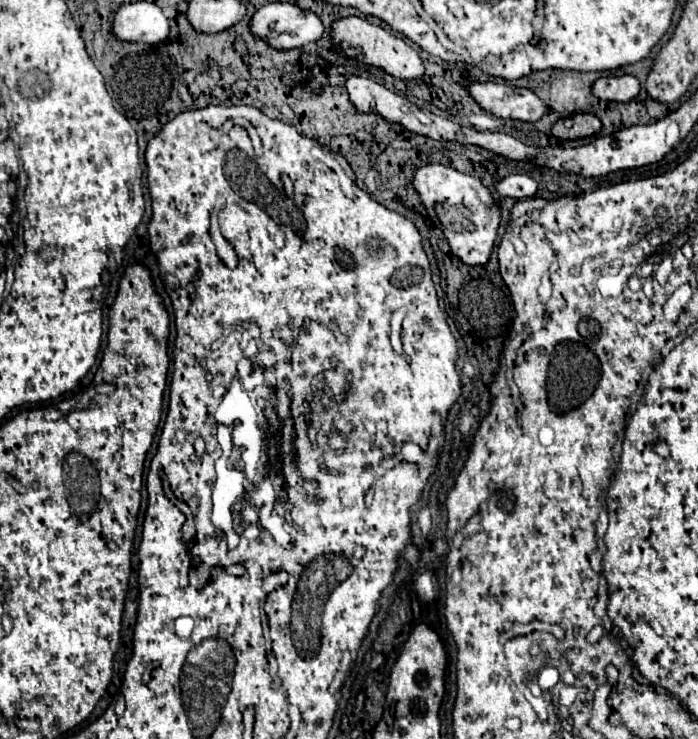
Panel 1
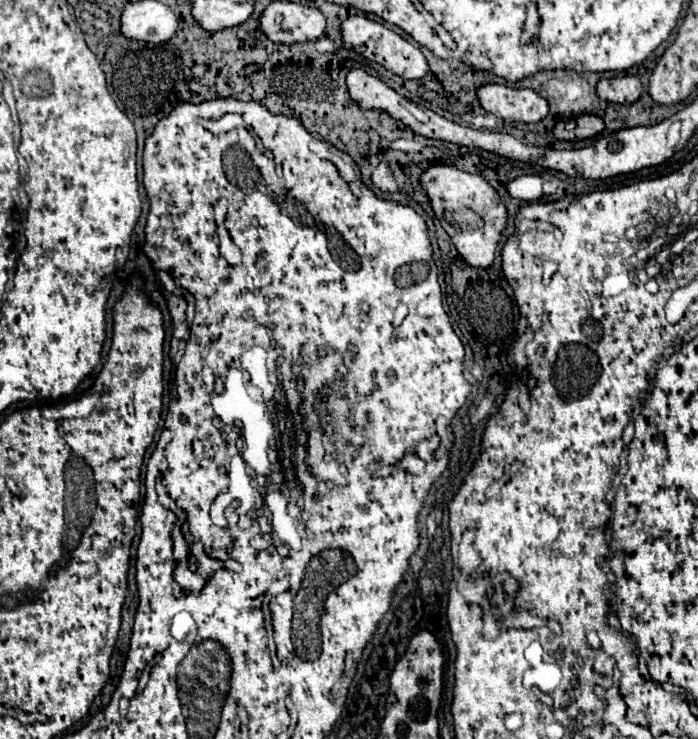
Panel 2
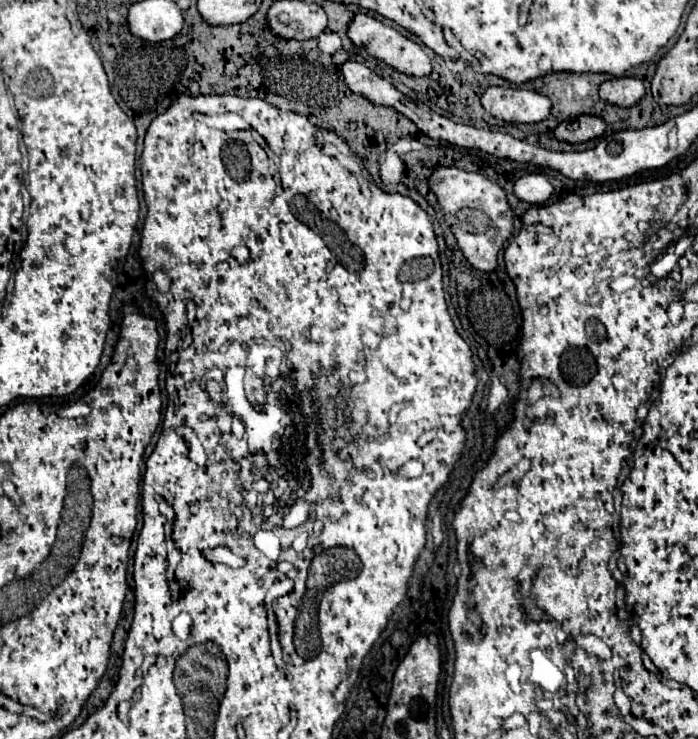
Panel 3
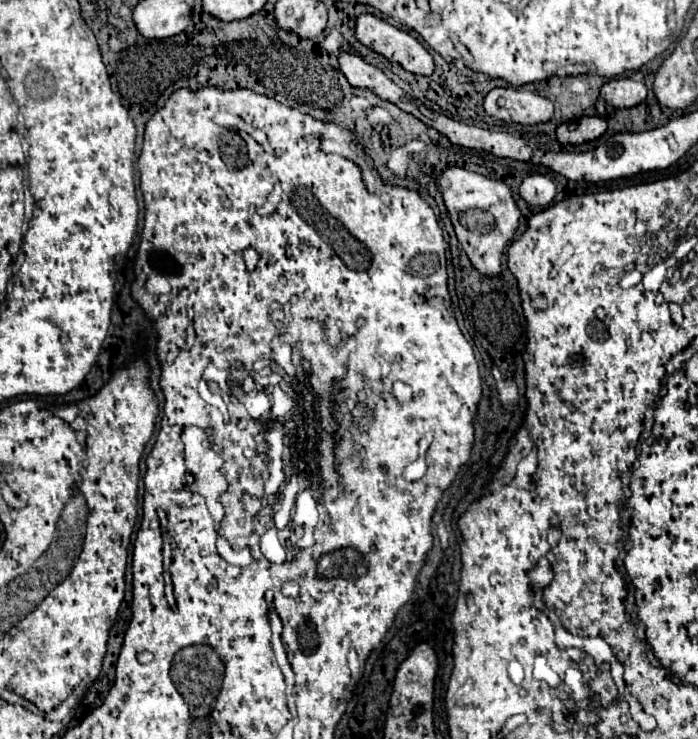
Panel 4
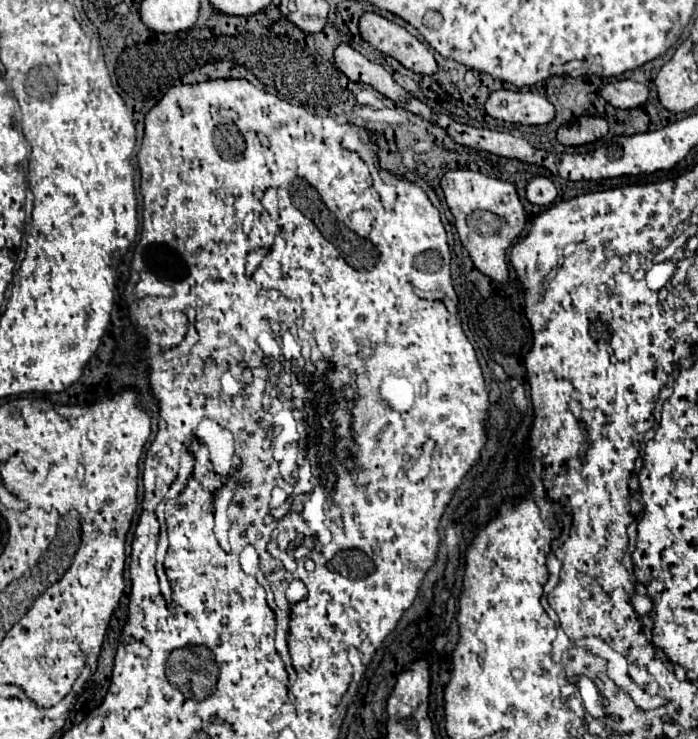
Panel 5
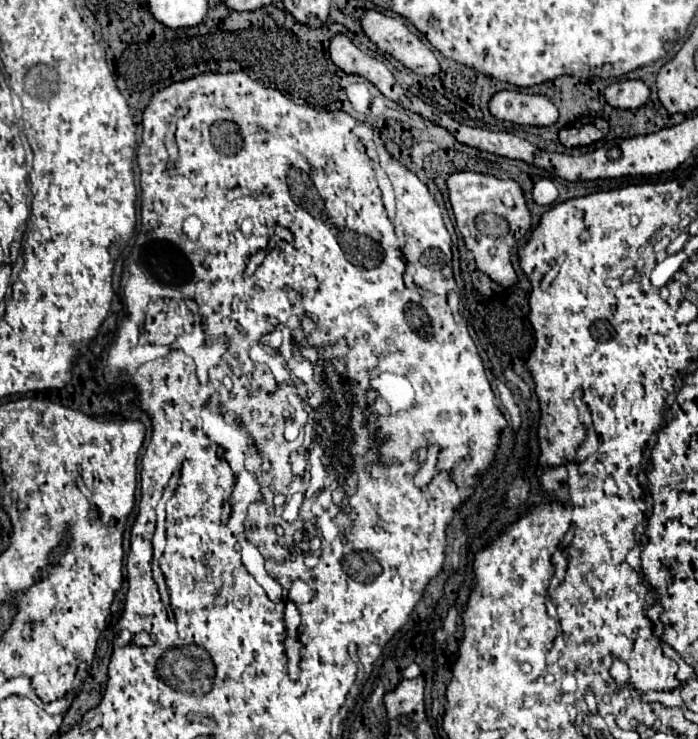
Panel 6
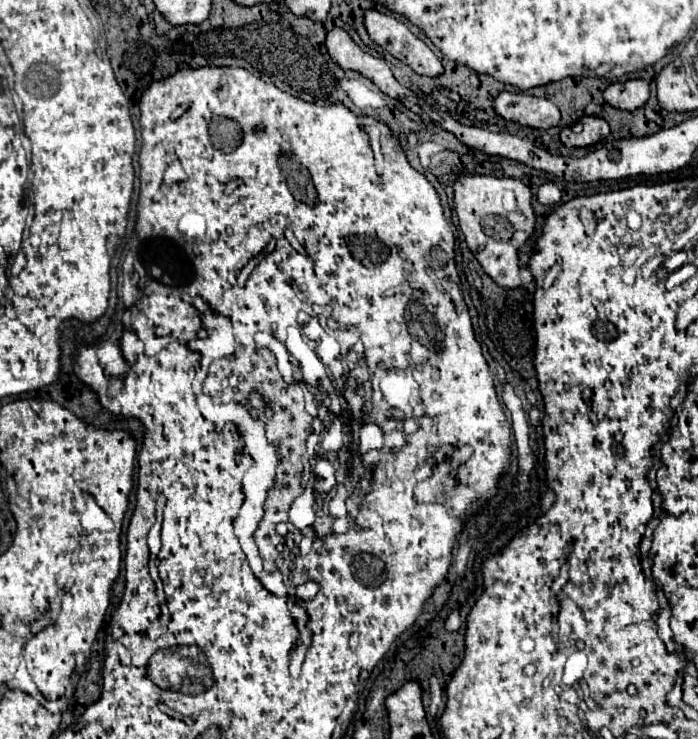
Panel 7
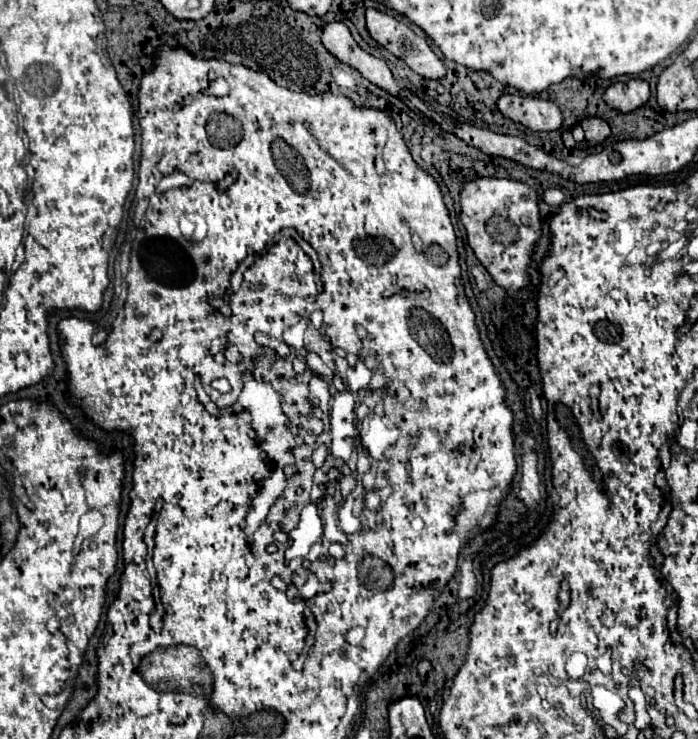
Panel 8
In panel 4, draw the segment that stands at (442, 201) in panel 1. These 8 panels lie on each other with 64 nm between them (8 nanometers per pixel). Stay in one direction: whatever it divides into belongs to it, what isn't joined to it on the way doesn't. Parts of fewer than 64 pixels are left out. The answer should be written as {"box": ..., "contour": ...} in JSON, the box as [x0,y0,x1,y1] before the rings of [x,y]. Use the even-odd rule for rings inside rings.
{"box":[436,168,520,276],"contour":[[[448,168],[436,178],[436,188],[444,198],[458,242],[468,254],[472,266],[480,274],[498,276],[502,252],[512,242],[520,220],[520,210],[512,198],[510,186],[464,168]]]}

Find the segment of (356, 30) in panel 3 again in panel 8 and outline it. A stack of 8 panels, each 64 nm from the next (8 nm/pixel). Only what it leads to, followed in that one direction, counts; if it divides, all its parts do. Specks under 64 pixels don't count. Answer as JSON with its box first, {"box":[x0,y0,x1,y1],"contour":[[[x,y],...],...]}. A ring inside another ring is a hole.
{"box":[366,8,446,80],"contour":[[[368,8],[366,28],[382,48],[404,60],[420,76],[434,80],[446,76],[446,66],[442,64],[442,60],[432,52],[424,38],[410,30],[408,24],[398,22],[386,12]]]}

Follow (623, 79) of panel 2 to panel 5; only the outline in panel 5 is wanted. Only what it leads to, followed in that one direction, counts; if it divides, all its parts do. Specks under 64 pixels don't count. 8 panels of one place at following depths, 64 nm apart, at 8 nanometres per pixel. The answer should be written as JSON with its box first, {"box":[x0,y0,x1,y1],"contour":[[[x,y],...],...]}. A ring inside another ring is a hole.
{"box":[602,80,648,108],"contour":[[[616,80],[602,88],[602,98],[614,108],[638,108],[648,98],[648,88],[632,80]]]}

